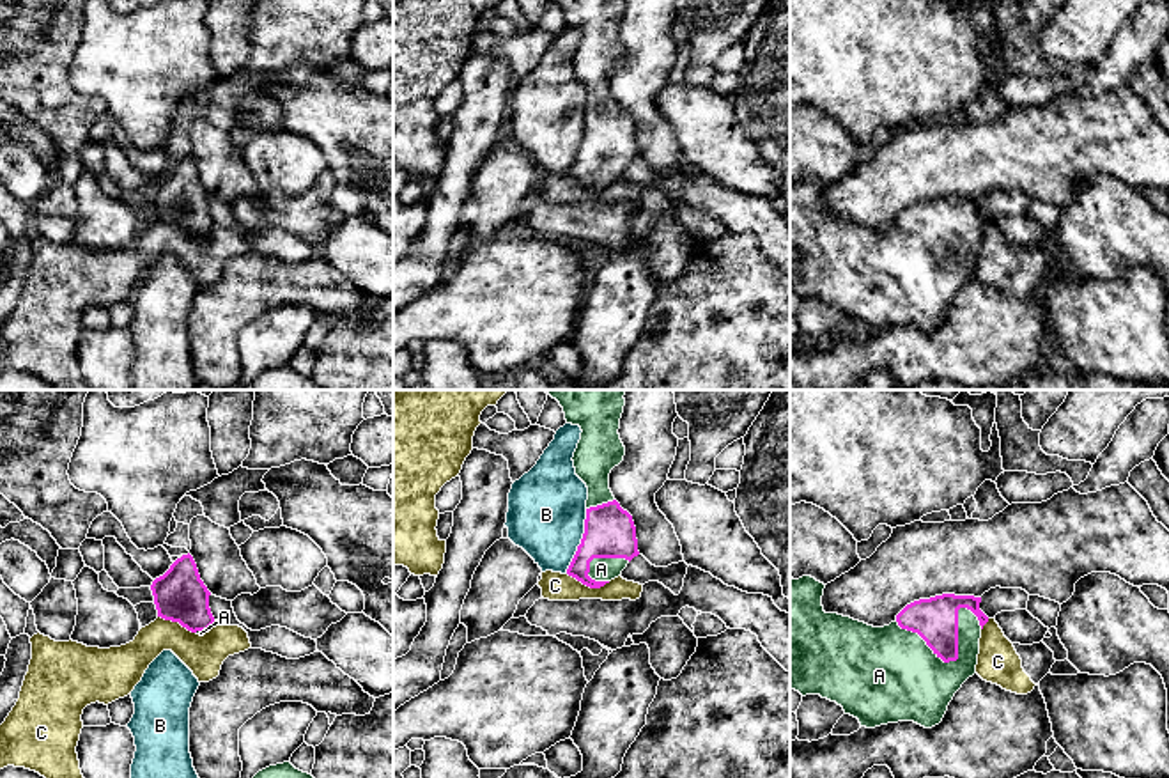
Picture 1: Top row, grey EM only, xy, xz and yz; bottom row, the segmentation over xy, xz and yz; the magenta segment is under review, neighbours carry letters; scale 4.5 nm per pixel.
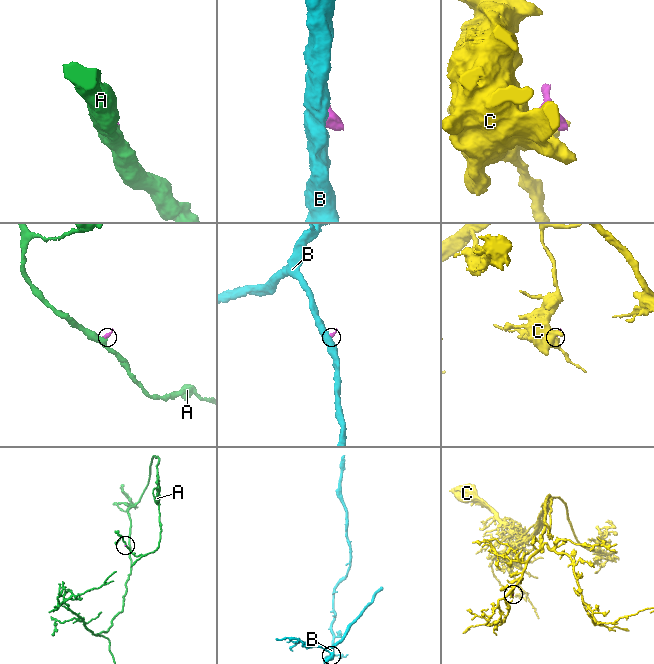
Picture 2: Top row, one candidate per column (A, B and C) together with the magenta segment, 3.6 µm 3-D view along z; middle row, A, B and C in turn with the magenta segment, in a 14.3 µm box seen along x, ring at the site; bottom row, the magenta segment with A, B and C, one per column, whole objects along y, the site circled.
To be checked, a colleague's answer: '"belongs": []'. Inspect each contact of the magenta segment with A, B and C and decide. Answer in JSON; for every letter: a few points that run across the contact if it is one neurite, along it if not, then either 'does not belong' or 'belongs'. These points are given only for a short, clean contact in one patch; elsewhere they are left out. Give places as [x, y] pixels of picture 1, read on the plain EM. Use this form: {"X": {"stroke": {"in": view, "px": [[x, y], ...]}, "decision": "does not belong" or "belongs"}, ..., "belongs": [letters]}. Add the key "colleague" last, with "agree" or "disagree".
{"A": {"decision": "belongs"}, "B": {"stroke": {"in": "xz", "px": [[587, 112], [581, 146], [565, 176]]}, "decision": "does not belong"}, "C": {"stroke": {"in": "xz", "px": [[567, 176], [590, 190], [603, 190], [610, 185]]}, "decision": "does not belong"}, "belongs": ["A"], "colleague": "disagree"}

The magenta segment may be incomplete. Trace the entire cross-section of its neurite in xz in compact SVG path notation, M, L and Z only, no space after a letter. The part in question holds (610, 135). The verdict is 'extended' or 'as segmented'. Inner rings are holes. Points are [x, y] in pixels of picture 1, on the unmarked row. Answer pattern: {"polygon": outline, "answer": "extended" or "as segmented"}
{"polygon": "M553 0L560 5L567 27L581 30L581 43L574 55L576 78L588 90L584 136L567 177L590 191L600 191L618 181L627 167L639 158L632 119L620 110L609 92L609 76L623 64L625 50L620 43L623 0Z", "answer": "extended"}

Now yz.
{"polygon": "M811 179L790 181L790 291L820 298L875 331L914 324L925 331L939 328L962 287L976 276L981 232L988 220L979 213L981 200L942 197L907 207L896 223L884 230L825 216L825 188Z", "answer": "extended"}

